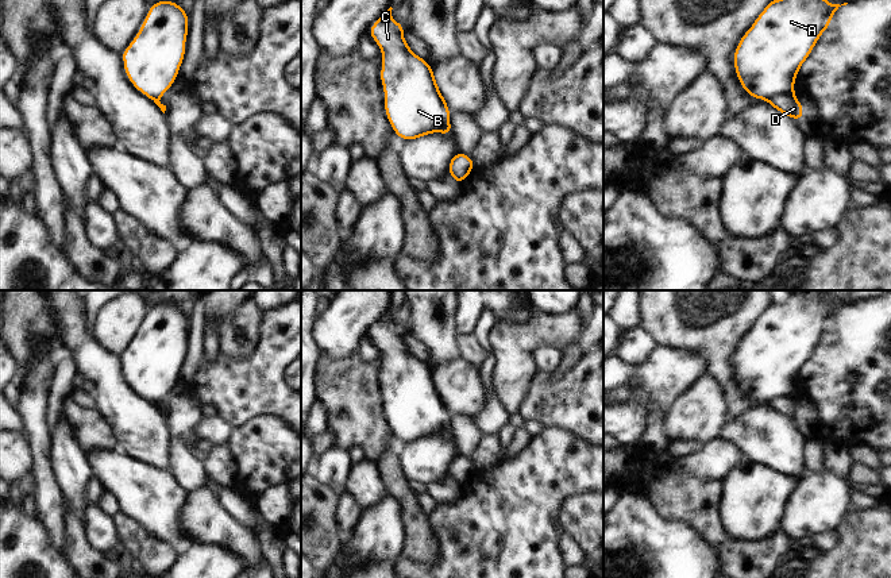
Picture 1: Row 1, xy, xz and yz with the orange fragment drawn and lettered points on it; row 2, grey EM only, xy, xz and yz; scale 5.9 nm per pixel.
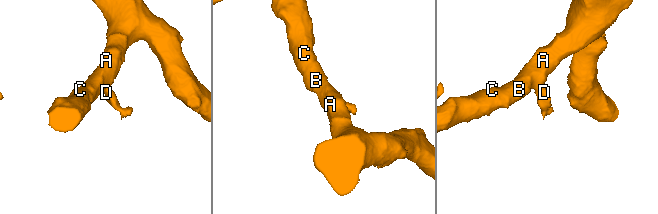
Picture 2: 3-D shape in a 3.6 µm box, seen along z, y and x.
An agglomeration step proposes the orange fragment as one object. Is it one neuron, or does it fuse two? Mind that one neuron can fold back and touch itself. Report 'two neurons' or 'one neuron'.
two neurons

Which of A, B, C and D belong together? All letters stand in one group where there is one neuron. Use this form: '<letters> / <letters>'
A B C / D

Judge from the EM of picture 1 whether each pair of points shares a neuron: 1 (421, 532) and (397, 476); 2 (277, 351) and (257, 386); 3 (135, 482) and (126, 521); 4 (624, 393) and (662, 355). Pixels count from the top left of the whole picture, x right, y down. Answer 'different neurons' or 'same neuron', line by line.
1: same neuron
2: same neuron
3: different neurons
4: same neuron

